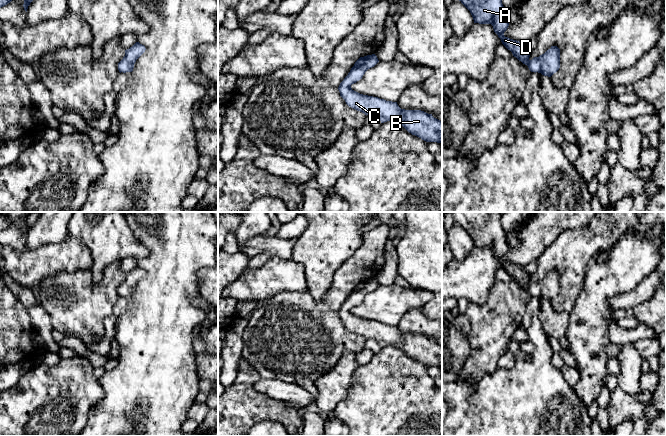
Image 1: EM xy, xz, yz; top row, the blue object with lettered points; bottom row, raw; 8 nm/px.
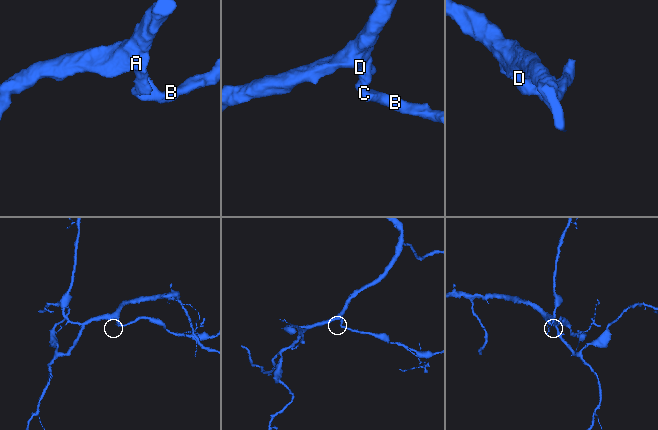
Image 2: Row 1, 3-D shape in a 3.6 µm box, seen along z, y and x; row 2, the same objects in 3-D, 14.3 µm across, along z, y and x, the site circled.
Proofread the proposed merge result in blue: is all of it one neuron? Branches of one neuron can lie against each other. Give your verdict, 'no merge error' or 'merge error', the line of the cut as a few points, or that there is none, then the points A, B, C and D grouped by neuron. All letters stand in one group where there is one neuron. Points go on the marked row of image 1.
no merge error; cut none; groups A B C D

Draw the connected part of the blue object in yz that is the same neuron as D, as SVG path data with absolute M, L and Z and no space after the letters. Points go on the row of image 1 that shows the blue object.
M459 0L471 13L474 23L491 24L502 44L512 52L531 72L551 77L560 68L560 49L551 46L539 57L529 59L531 51L524 44L504 36L509 26L502 0Z

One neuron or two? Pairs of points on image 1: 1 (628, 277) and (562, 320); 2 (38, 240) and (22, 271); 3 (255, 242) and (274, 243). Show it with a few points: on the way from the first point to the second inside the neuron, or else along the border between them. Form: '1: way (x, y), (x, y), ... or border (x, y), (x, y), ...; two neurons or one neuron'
1: border (570, 314), (567, 331), (564, 336); two neurons
2: border (57, 243), (45, 243), (36, 248), (27, 248); two neurons
3: way (260, 243), (269, 243); one neuron

